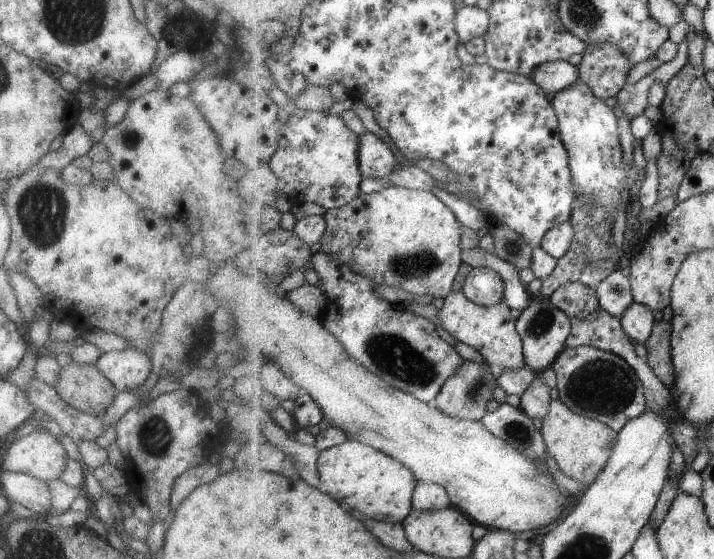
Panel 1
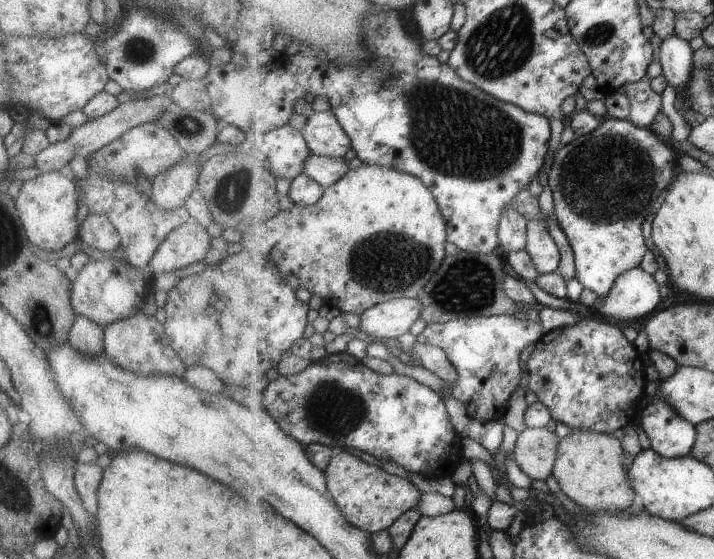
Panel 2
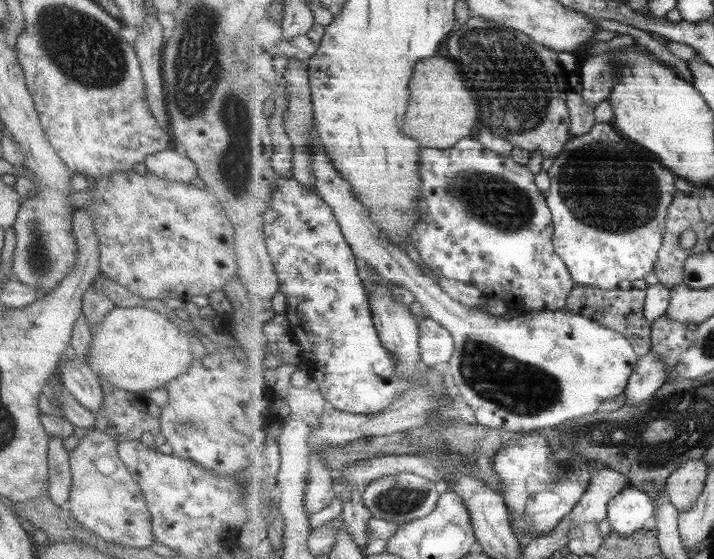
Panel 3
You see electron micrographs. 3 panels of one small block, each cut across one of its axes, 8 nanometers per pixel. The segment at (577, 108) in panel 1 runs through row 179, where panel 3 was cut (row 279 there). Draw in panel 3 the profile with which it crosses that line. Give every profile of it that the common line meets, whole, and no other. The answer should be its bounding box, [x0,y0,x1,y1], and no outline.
[547,122,678,290]

